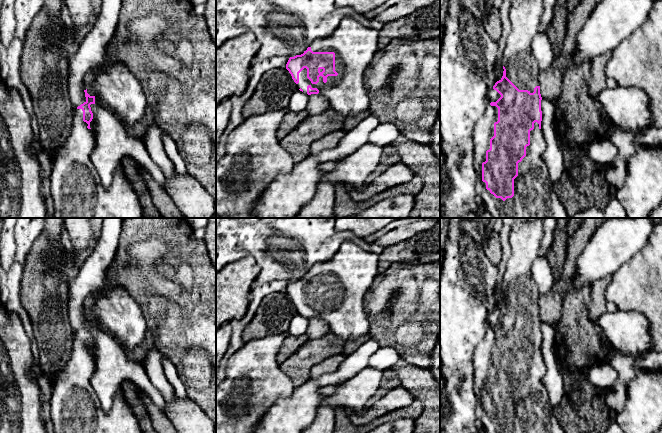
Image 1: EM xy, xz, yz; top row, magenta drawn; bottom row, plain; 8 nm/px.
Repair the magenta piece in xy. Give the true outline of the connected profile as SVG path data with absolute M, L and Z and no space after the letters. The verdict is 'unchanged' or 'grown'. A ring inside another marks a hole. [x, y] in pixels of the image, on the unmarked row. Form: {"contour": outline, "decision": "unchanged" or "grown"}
{"contour": "M107 279L104 286L93 293L100 295L92 309L95 319L90 320L84 308L86 325L74 335L70 357L56 374L51 388L50 418L54 433L142 433L138 419L123 395L122 387L111 409L106 412L101 408L90 382L95 368L94 356L90 352L93 343L90 329L95 328L110 335L124 352L126 348L132 350L144 340L148 330L143 306L125 287L119 284L111 287Z", "decision": "grown"}

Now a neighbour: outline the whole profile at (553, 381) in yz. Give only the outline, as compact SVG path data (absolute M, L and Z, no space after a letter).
M542 322L541 324L543 356L546 372L543 376L543 385L548 393L550 404L553 408L558 407L565 394L565 384L560 362L555 355L556 334L554 325Z

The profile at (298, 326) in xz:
M299 313L291 320L288 334L291 336L301 336L306 333L309 325L309 319Z

